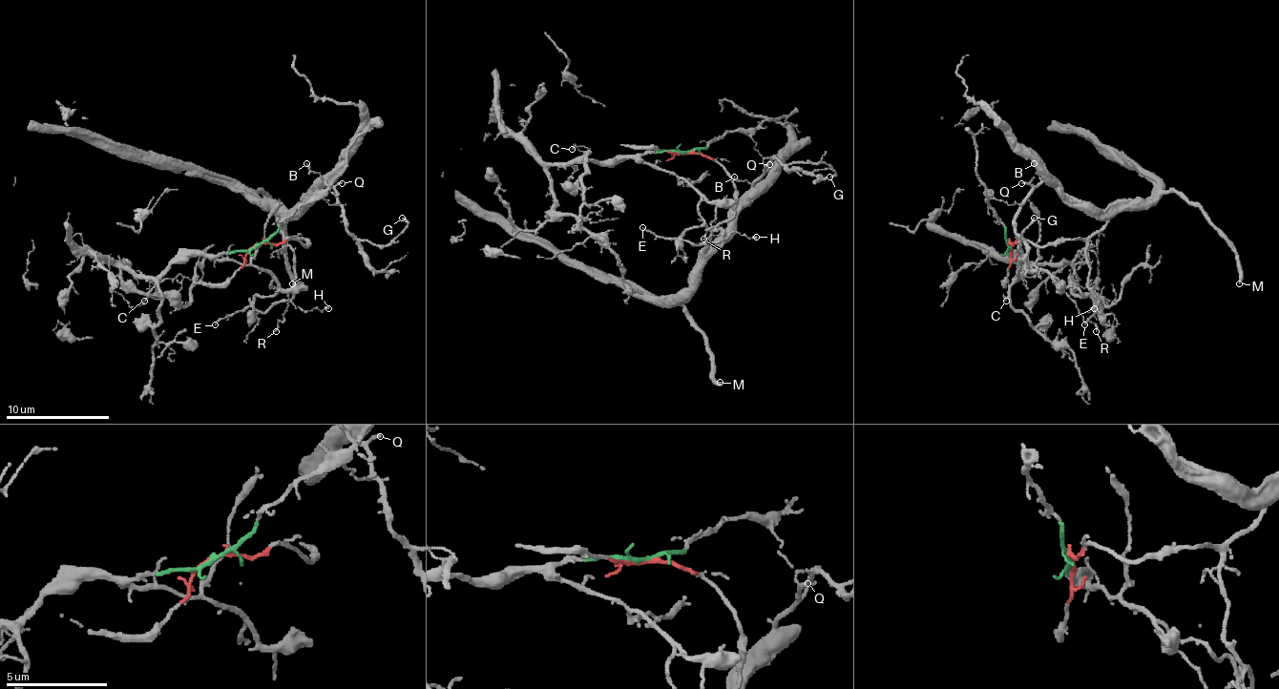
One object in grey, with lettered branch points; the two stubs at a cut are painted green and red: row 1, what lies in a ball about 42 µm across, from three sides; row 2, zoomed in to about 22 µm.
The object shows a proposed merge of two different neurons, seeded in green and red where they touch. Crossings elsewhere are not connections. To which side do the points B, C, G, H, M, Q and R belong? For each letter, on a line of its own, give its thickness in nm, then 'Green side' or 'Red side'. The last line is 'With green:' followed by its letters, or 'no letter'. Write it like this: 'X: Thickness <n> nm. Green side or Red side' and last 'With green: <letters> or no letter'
B: Thickness 90 nm. Red side
C: Thickness 80 nm. Green side
G: Thickness 160 nm. Red side
H: Thickness 140 nm. Red side
M: Thickness 280 nm. Red side
Q: Thickness 140 nm. Red side
R: Thickness 120 nm. Green side
With green: C, R

